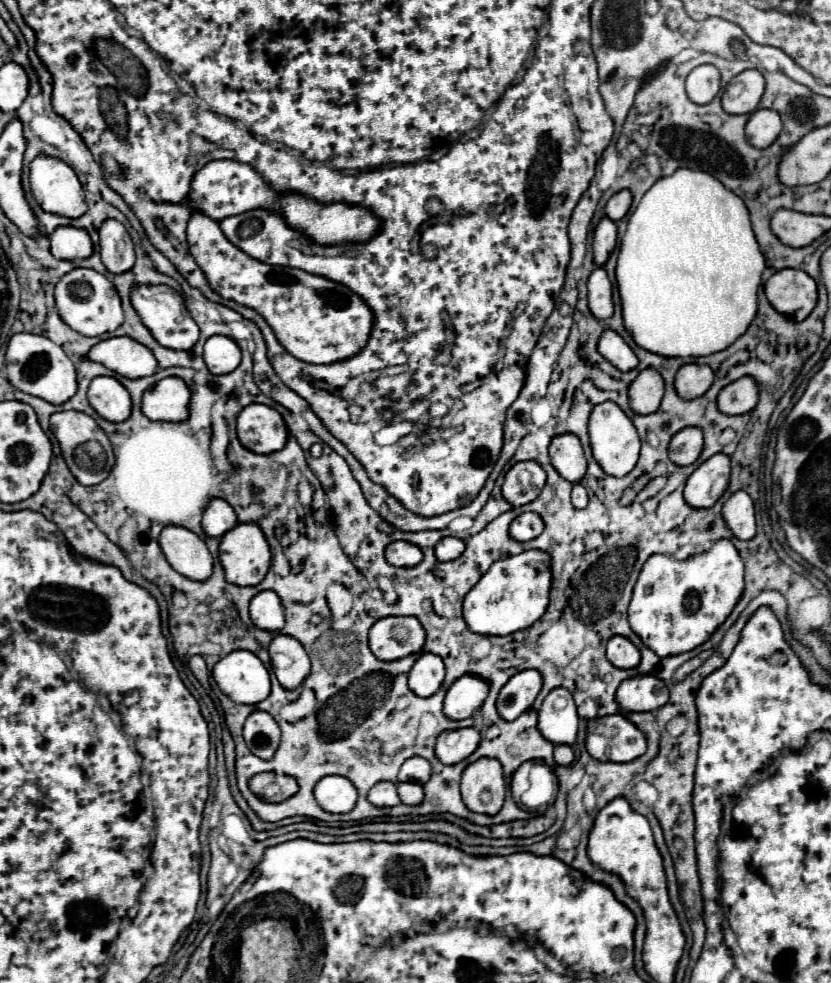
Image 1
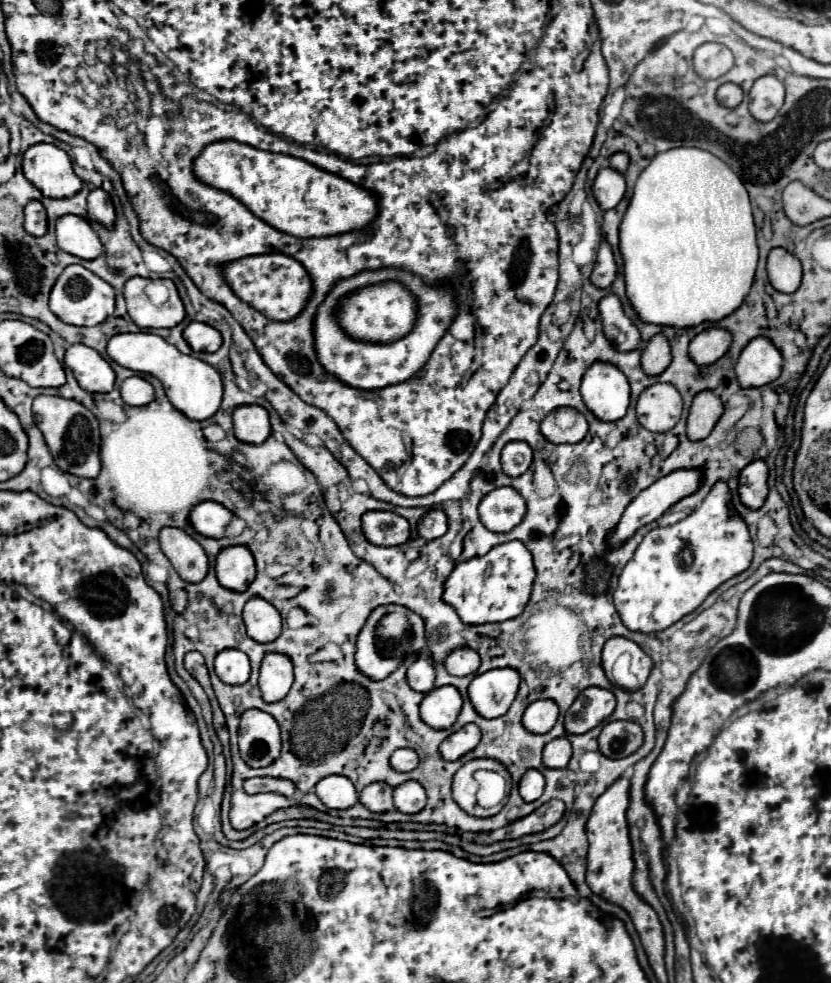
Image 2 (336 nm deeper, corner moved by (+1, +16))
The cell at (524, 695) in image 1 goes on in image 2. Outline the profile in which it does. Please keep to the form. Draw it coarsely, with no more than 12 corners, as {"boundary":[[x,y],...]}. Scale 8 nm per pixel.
{"boundary":[[513,668],[477,674],[467,692],[483,718],[503,716],[517,696]]}

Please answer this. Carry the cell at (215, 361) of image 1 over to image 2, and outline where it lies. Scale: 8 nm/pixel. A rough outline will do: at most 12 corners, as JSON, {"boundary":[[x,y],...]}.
{"boundary":[[191,322],[183,338],[193,352],[215,352],[221,334],[203,322]]}

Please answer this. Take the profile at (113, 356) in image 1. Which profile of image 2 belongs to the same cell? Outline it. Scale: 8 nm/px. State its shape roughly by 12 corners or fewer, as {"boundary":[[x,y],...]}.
{"boundary":[[117,334],[107,354],[151,374],[191,420],[221,406],[219,372],[161,336]]}

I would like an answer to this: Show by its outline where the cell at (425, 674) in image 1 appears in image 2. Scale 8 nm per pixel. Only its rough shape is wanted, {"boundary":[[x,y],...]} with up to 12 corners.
{"boundary":[[419,656],[407,670],[415,692],[435,688],[435,668]]}

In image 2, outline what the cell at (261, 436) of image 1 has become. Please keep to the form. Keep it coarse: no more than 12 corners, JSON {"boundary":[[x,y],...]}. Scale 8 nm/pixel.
{"boundary":[[263,406],[233,412],[235,438],[263,444],[271,434]]}

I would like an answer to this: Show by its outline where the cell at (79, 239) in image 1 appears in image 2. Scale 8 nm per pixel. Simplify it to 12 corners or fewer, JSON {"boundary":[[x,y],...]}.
{"boundary":[[61,216],[57,246],[83,260],[105,252],[91,224]]}

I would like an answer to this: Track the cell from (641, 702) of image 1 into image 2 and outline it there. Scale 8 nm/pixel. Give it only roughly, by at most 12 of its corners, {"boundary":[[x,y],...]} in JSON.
{"boundary":[[587,688],[565,714],[567,734],[585,734],[615,710],[615,696]]}

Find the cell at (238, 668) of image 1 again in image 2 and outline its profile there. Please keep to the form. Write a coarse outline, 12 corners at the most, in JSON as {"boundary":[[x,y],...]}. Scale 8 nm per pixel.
{"boundary":[[223,650],[215,674],[225,684],[249,680],[249,658],[241,650]]}

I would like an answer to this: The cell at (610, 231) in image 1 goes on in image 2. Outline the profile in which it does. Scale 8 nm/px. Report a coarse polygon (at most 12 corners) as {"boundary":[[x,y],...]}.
{"boundary":[[613,168],[599,170],[593,194],[603,210],[625,194],[625,178]]}

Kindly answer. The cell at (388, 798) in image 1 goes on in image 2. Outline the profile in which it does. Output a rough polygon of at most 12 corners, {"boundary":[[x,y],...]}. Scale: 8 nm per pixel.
{"boundary":[[369,784],[359,802],[371,812],[393,812],[393,788]]}

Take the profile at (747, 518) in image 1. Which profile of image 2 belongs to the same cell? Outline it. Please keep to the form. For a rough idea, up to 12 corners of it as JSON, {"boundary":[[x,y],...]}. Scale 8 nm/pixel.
{"boundary":[[765,460],[739,474],[739,496],[747,508],[763,506],[769,492]]}

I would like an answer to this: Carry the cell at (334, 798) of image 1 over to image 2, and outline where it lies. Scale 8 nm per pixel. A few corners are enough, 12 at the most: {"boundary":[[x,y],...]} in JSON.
{"boundary":[[345,776],[317,782],[315,794],[327,808],[357,804],[357,790]]}

